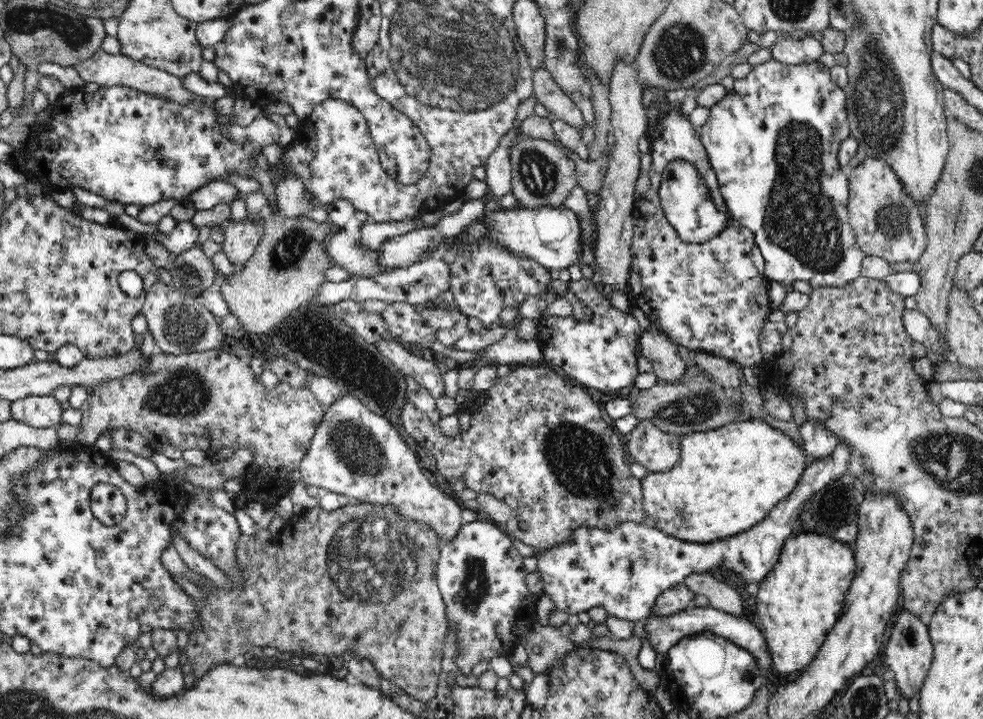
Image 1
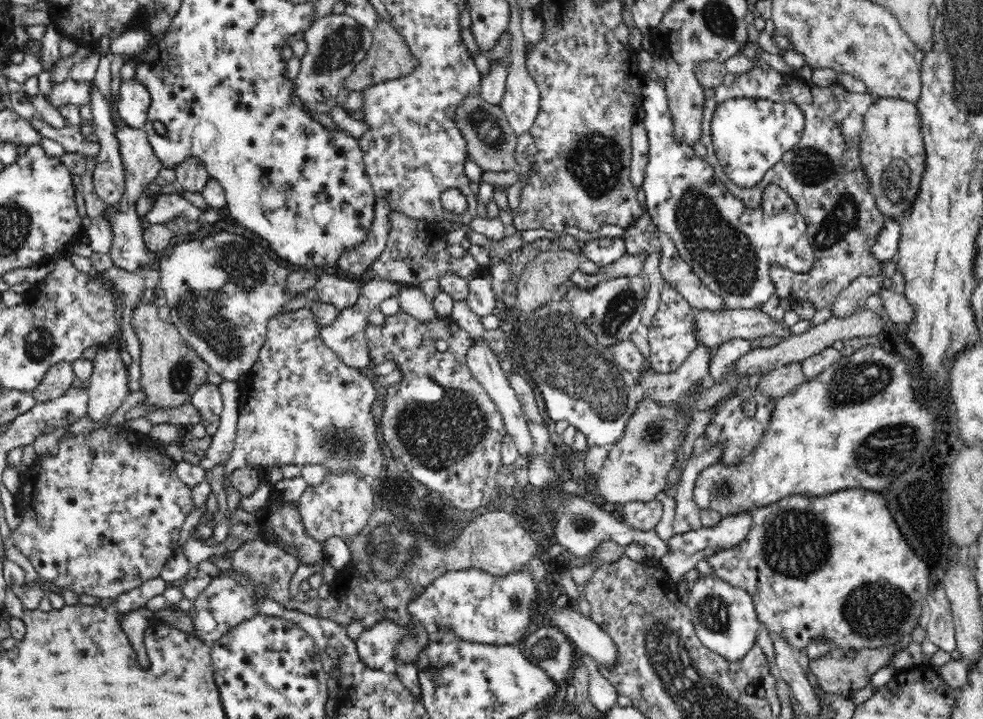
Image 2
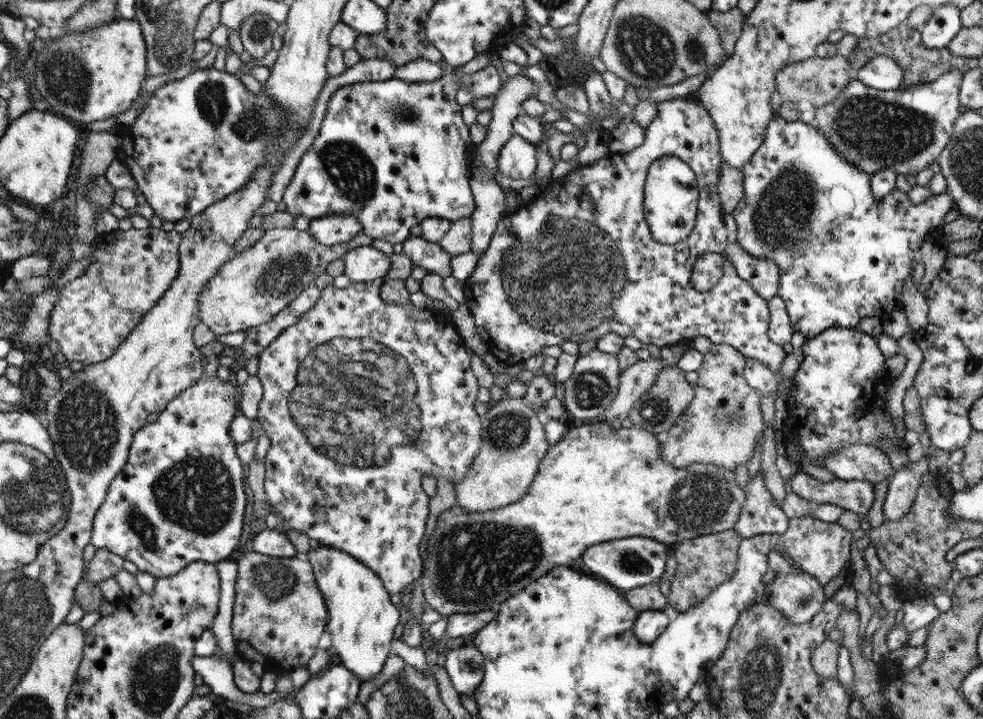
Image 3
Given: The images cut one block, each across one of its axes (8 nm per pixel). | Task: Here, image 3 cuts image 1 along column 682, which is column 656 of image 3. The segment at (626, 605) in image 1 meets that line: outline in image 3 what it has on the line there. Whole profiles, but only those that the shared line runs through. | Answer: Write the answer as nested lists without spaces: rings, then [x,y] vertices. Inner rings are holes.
[[[630,536],[610,540],[588,547],[582,553],[582,564],[592,572],[592,576],[603,579],[621,592],[629,591],[644,585],[656,583],[665,573],[668,558],[666,545],[658,540],[645,536]]]

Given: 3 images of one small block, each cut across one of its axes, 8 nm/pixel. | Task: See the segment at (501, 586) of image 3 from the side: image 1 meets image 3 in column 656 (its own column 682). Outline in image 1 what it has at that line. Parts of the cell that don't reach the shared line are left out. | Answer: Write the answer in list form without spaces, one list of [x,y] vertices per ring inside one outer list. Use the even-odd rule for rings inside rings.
[[[760,419],[734,421],[718,428],[688,432],[681,436],[677,466],[667,472],[649,472],[642,478],[643,505],[647,516],[662,532],[696,544],[708,544],[746,532],[760,524],[768,513],[794,490],[809,464],[803,446],[780,429]]]

